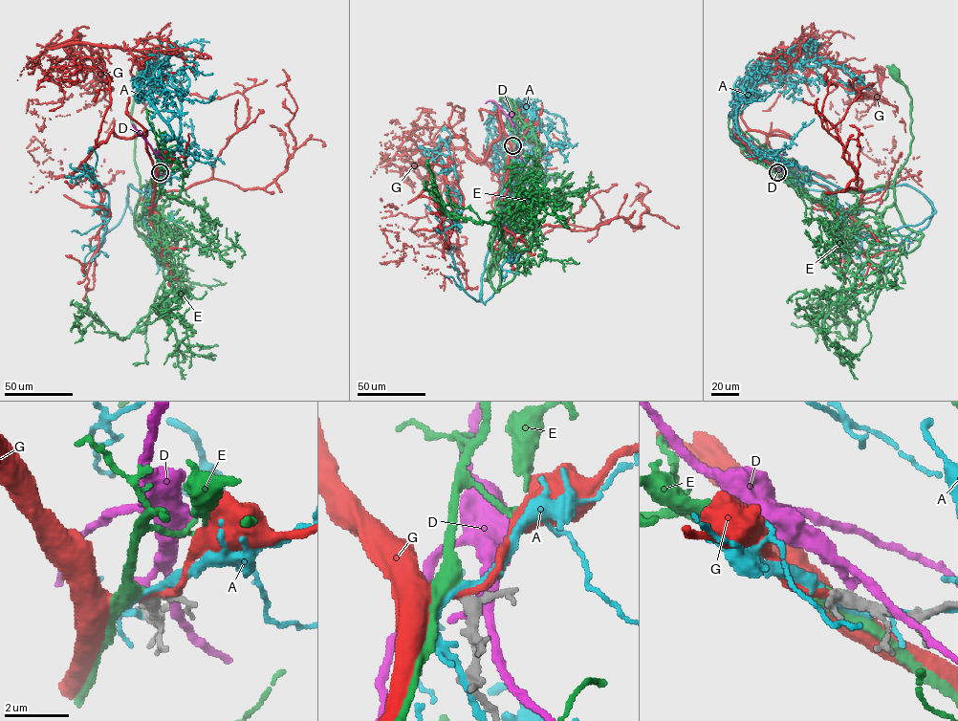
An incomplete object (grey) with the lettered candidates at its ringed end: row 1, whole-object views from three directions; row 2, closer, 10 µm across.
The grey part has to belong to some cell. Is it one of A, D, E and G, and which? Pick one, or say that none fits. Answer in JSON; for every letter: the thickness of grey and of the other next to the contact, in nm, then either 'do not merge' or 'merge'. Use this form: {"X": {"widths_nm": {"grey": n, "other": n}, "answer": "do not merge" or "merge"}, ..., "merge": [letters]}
{"A": {"widths_nm": {"grey": 300, "other": 180}, "answer": "do not merge"}, "D": {"widths_nm": {"grey": 360, "other": 200}, "answer": "do not merge"}, "E": {"widths_nm": {"grey": 320, "other": 360}, "answer": "merge"}, "G": {"widths_nm": {"grey": 320, "other": 190}, "answer": "do not merge"}, "merge": ["E"]}

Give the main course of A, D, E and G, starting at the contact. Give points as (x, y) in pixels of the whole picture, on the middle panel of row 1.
A: (512, 145), (514, 180), (479, 300), (463, 289), (446, 239), (464, 209), (447, 145), (440, 140), (425, 156)
D: (513, 146), (514, 132), (511, 118), (516, 152), (525, 163)
E: (512, 145), (506, 161), (506, 188), (516, 197), (488, 274), (489, 282), (485, 279), (493, 263)
G: (513, 145), (499, 109), (474, 162), (456, 105), (425, 178), (380, 163), (486, 160), (514, 224), (494, 266)

